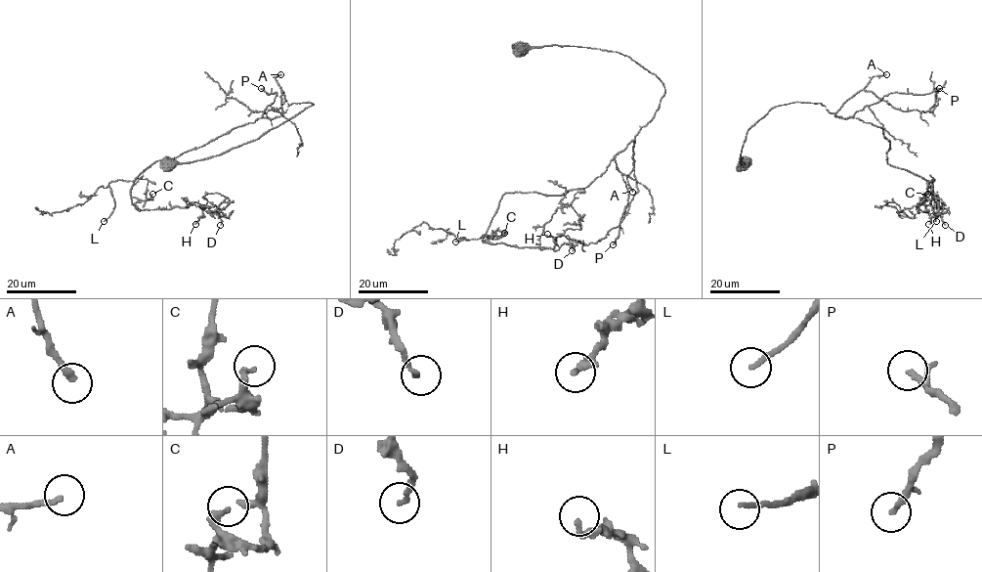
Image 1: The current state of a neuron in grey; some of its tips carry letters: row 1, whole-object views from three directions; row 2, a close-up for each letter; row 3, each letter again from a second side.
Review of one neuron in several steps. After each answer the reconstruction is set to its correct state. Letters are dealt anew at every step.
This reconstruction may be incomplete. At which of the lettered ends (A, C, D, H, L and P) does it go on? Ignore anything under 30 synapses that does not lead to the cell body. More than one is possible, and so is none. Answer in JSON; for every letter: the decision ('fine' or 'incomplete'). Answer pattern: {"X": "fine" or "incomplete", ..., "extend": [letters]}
{"A": "incomplete", "C": "fine", "D": "fine", "H": "fine", "L": "incomplete", "P": "incomplete", "extend": ["A", "L", "P"]}

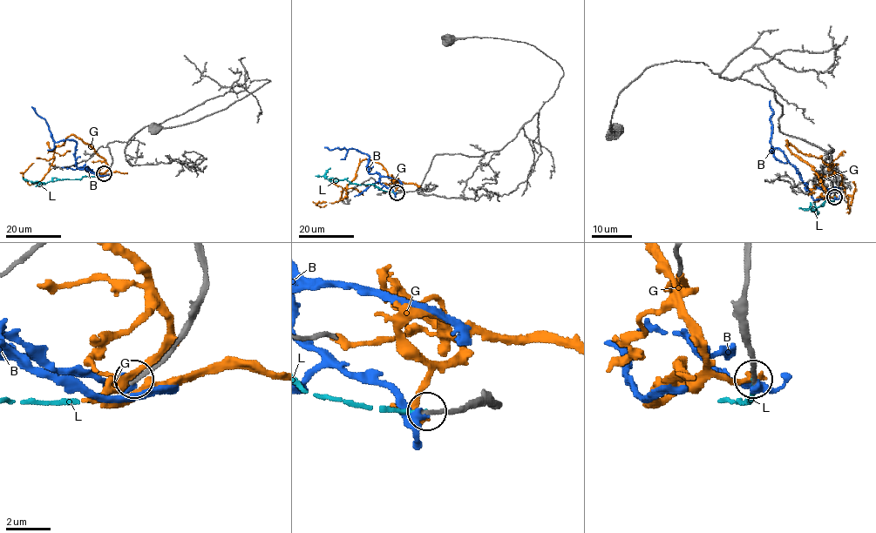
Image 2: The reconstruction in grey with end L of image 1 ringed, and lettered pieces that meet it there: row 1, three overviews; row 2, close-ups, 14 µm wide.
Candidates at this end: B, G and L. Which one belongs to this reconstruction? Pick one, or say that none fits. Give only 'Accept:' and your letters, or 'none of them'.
Accept: L

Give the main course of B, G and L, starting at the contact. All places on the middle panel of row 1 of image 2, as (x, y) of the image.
B: (396, 192), (381, 183), (377, 173), (370, 173), (368, 156), (356, 150), (324, 147)
G: (396, 192), (401, 185), (380, 164), (363, 159), (348, 184), (346, 197), (315, 205), (326, 205)
L: (396, 192), (381, 190), (374, 185), (350, 184), (346, 179), (315, 175)

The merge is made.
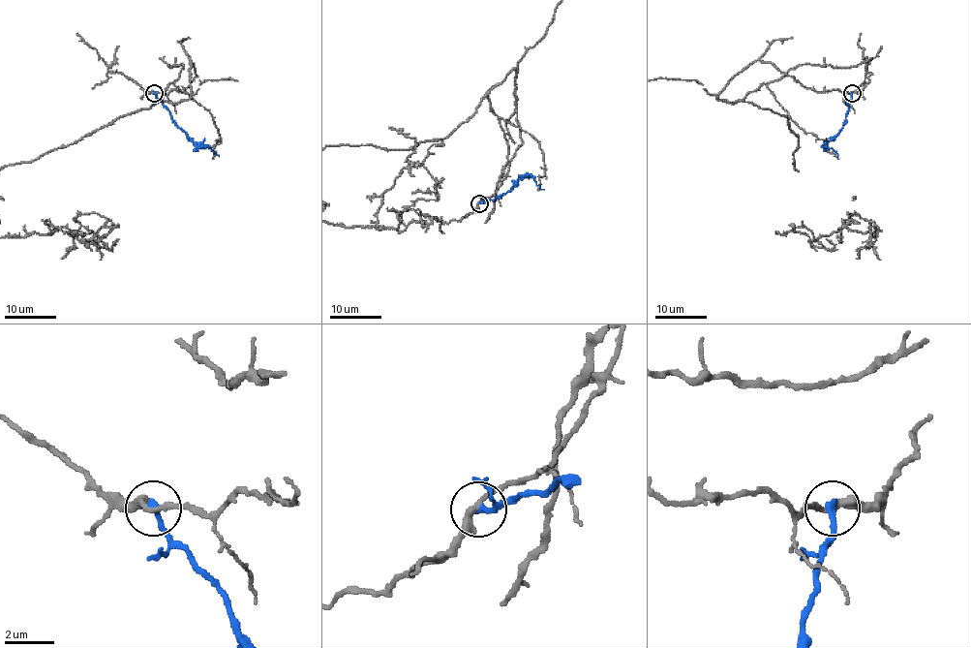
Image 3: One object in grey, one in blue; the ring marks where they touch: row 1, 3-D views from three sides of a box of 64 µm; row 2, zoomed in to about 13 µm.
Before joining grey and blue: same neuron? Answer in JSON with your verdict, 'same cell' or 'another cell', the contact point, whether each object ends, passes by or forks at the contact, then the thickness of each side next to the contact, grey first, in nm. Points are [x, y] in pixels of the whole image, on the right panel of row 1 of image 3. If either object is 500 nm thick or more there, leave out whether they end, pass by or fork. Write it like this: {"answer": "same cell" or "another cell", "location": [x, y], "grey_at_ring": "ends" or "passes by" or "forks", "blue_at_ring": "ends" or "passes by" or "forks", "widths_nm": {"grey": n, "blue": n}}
{"answer": "another cell", "location": [852, 93], "grey_at_ring": "passes by", "blue_at_ring": "ends", "widths_nm": {"grey": 240, "blue": 320}}

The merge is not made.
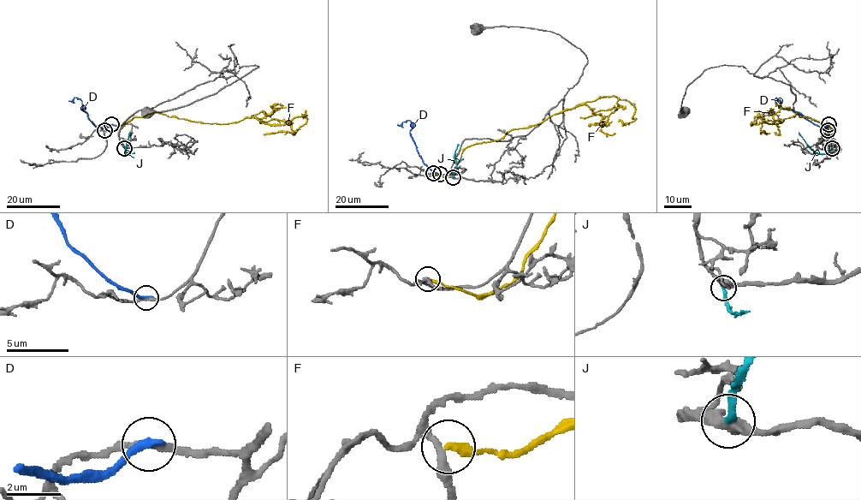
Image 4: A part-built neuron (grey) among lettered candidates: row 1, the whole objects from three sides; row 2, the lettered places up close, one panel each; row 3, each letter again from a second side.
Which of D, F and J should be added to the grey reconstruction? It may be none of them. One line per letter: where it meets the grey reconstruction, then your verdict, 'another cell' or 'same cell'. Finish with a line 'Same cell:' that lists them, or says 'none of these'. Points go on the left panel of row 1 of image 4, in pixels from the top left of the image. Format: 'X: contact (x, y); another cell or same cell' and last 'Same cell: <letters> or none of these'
D: contact (111, 124); another cell
F: contact (104, 130); another cell
J: contact (124, 148); same cell
Same cell: J

